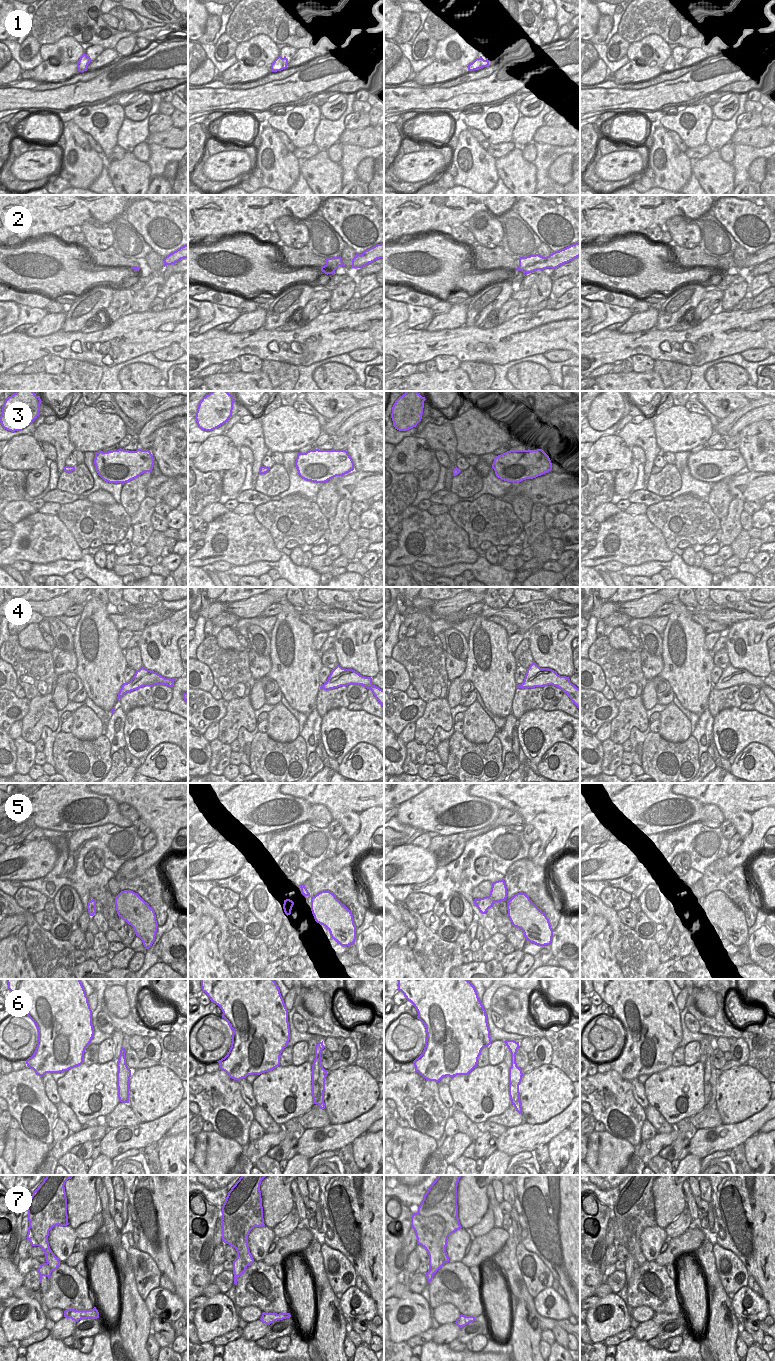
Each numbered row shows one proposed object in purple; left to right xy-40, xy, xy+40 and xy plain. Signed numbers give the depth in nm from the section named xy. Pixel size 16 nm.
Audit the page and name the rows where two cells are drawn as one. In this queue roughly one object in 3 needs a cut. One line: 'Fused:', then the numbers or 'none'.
Fused: 7

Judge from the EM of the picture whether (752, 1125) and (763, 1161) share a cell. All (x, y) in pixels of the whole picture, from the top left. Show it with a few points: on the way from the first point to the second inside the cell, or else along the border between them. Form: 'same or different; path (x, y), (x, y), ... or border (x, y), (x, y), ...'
different; border (758, 1131), (743, 1143)

